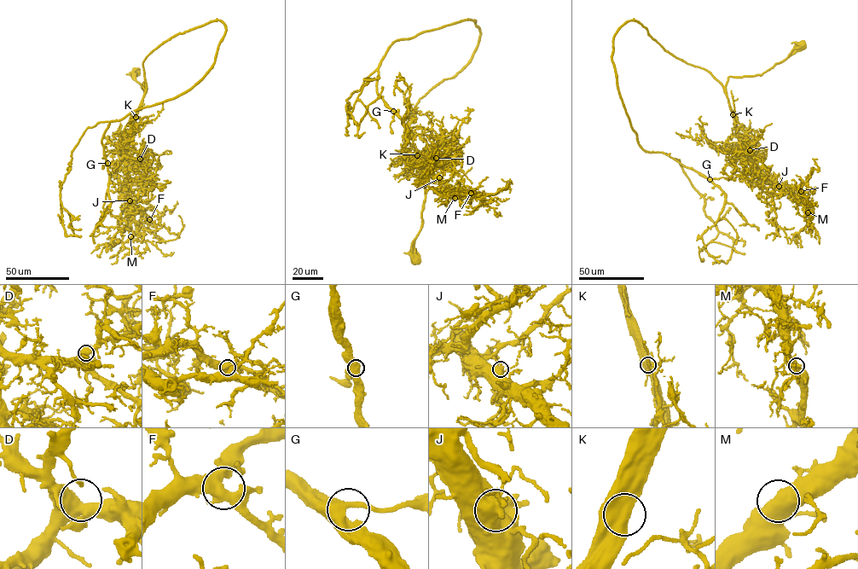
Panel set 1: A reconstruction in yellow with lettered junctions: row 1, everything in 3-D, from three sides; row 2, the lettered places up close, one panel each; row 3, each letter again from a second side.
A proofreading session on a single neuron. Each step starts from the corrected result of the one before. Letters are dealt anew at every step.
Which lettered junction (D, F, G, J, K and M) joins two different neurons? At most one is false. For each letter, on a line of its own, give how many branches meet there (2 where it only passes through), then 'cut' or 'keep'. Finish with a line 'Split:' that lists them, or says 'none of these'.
D: 3 | keep
F: 3 | keep
G: 3 | keep
J: 3 | keep
K: 3 | keep
M: 3 | keep
Split: none of these

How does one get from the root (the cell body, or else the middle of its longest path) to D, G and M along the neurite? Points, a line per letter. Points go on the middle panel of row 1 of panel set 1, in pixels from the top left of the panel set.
D: (416, 259), (414, 242), (421, 224), (426, 193), (417, 167), (420, 154), (413, 155), (433, 154), (436, 158)
G: (416, 259), (425, 183), (407, 122), (471, 59), (475, 20), (391, 45), (376, 86), (393, 111)
M: (416, 259), (414, 242), (426, 193), (417, 167), (420, 154), (415, 153), (414, 156), (460, 195), (455, 198)

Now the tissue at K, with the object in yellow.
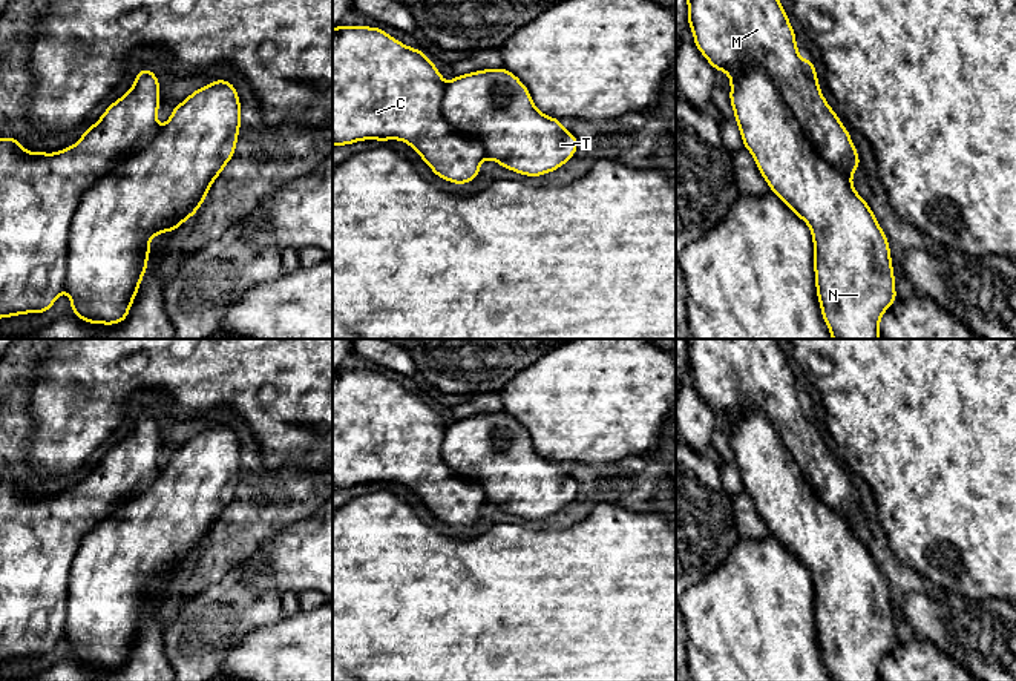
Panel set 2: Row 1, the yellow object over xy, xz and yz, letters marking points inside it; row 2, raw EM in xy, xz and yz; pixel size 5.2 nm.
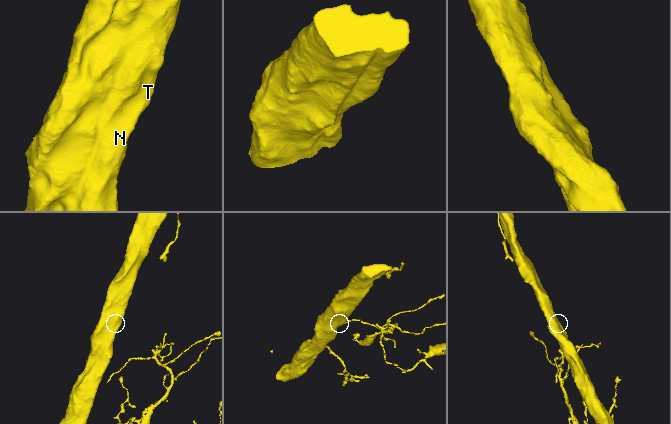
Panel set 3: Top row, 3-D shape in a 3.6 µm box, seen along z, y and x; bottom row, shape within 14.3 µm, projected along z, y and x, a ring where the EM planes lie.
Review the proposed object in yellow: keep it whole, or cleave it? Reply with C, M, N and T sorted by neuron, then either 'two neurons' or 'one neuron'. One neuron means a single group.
C M N T; one neuron

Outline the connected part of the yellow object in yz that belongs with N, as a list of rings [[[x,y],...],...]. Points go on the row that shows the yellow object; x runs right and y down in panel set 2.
[[[687,0],[688,3],[688,26],[691,28],[694,44],[708,60],[714,71],[723,71],[729,75],[731,92],[729,101],[734,117],[743,140],[743,147],[751,152],[759,167],[759,172],[768,183],[769,189],[791,209],[794,215],[801,218],[812,232],[814,242],[814,271],[818,304],[821,316],[828,325],[832,339],[880,339],[880,319],[884,311],[898,299],[895,291],[895,275],[889,241],[880,227],[869,204],[857,193],[852,184],[852,175],[857,167],[861,167],[858,152],[850,140],[847,129],[838,120],[838,115],[824,100],[817,78],[817,71],[812,60],[803,60],[798,55],[795,32],[788,20],[788,12],[778,0]]]

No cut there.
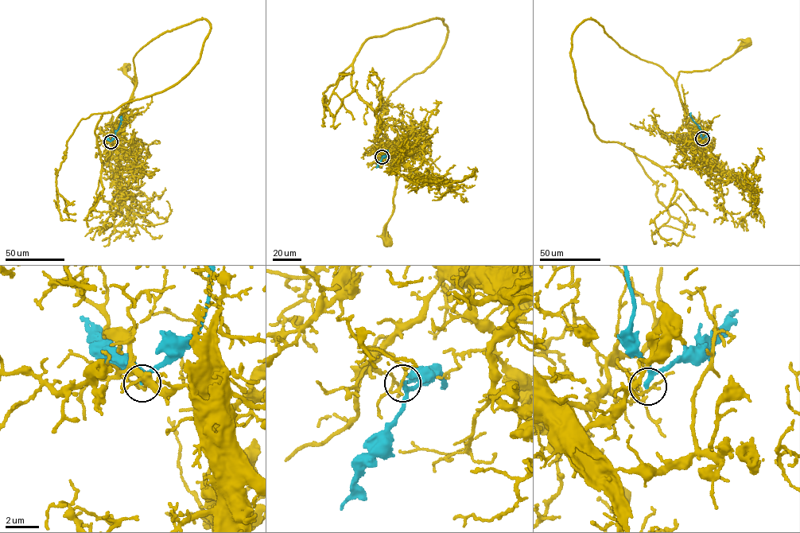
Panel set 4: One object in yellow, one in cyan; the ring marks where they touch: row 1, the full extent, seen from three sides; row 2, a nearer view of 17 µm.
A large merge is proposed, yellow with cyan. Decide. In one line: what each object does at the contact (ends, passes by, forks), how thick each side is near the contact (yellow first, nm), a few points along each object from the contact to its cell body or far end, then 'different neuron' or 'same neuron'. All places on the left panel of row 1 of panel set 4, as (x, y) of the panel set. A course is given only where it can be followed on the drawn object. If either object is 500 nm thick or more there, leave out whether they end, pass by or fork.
yellow passes by | cyan passes by | 140/220 nm | yellow via (110, 142), (114, 140), (133, 94), (134, 76), (137, 83), (135, 85), (126, 74), (127, 69) | cyan via (110, 142), (119, 127), (122, 116) | different neuron

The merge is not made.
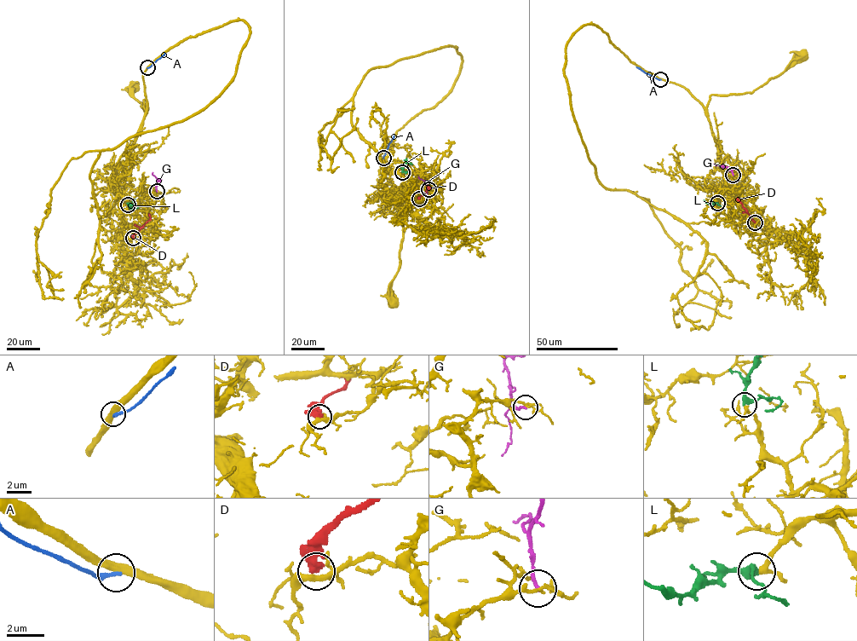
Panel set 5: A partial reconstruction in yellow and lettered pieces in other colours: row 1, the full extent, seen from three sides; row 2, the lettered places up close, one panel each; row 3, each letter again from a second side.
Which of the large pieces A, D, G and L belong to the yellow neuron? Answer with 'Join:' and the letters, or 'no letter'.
Join: L

